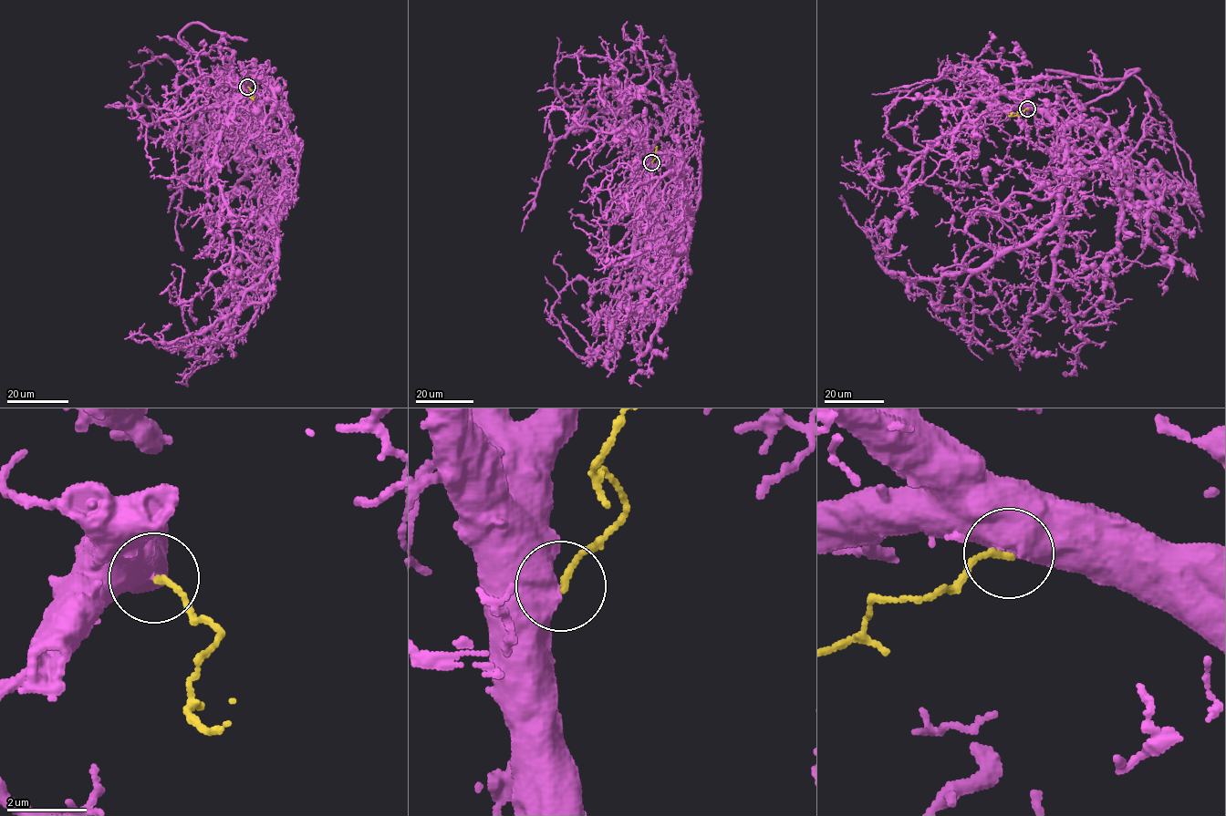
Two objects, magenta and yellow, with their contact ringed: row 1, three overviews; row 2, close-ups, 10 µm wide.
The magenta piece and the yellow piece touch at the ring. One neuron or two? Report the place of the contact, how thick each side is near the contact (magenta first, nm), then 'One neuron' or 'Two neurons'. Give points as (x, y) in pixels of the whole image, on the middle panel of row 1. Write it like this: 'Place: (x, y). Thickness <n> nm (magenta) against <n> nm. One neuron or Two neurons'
Place: (651, 162). Thickness 500 nm (magenta) against 140 nm. One neuron

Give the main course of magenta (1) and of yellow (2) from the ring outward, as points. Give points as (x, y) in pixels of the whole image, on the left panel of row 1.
1: (247, 87), (264, 140), (282, 168), (275, 262), (231, 315), (201, 334), (165, 344), (129, 333)
2: (247, 87), (253, 91), (251, 98), (253, 95)

